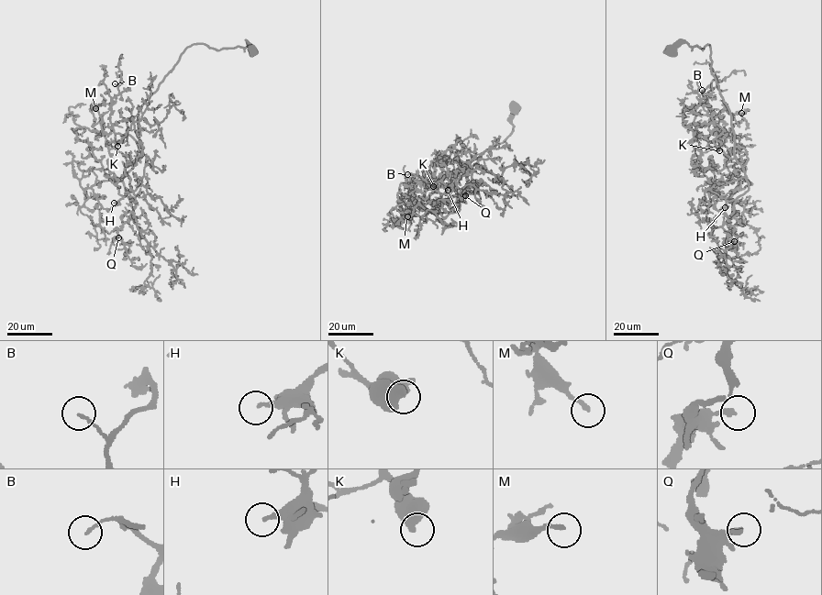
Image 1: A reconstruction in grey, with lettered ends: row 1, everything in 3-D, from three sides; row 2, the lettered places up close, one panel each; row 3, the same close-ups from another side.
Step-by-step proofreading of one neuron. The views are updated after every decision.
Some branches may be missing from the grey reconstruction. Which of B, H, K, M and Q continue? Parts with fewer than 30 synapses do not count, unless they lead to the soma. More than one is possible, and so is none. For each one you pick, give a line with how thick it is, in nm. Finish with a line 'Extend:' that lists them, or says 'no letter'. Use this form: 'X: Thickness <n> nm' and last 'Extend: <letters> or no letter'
Extend: no letter

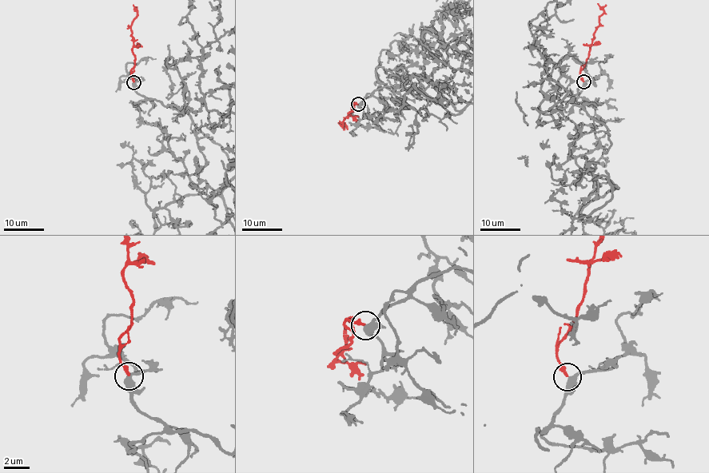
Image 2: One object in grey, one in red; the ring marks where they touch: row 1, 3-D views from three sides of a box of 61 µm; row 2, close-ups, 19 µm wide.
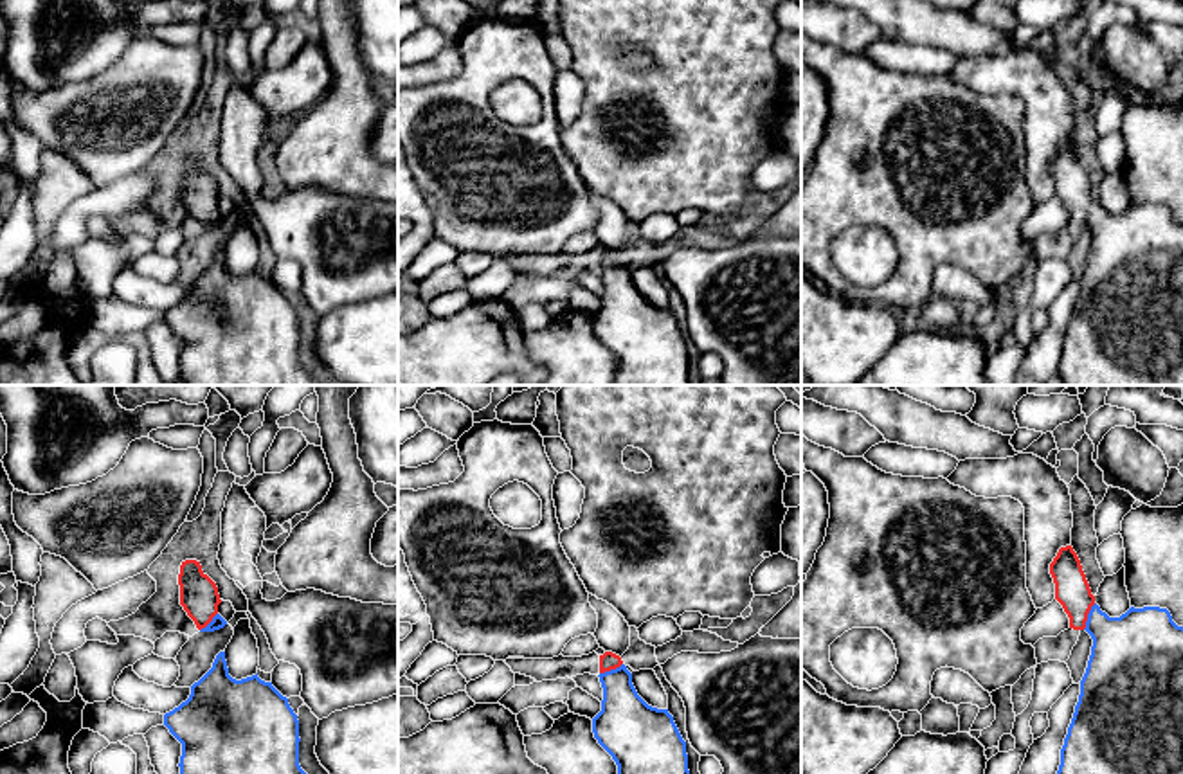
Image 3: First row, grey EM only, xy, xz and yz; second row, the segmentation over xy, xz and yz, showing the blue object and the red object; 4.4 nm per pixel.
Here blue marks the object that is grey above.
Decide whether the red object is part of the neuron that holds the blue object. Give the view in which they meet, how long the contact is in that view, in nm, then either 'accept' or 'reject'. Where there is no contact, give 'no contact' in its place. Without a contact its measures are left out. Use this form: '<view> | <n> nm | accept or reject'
yz | 130 nm | accept

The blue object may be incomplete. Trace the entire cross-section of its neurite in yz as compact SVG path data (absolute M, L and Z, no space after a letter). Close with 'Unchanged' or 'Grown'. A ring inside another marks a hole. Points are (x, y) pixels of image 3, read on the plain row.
M1071 142L1059 146L1050 171L1055 196L1070 214L1070 225L1086 227L1093 236L1079 299L1061 346L1057 374L1062 385L1183 385L1183 223L1160 203L1131 203L1120 214L1109 214L1095 200Z. Grown

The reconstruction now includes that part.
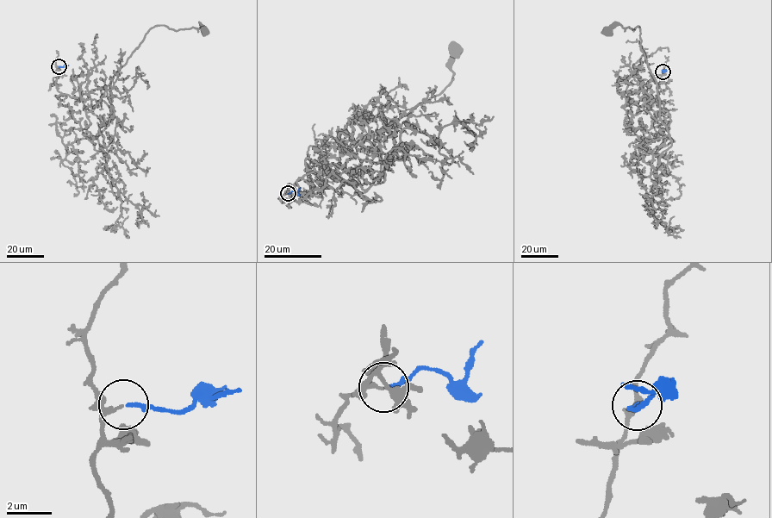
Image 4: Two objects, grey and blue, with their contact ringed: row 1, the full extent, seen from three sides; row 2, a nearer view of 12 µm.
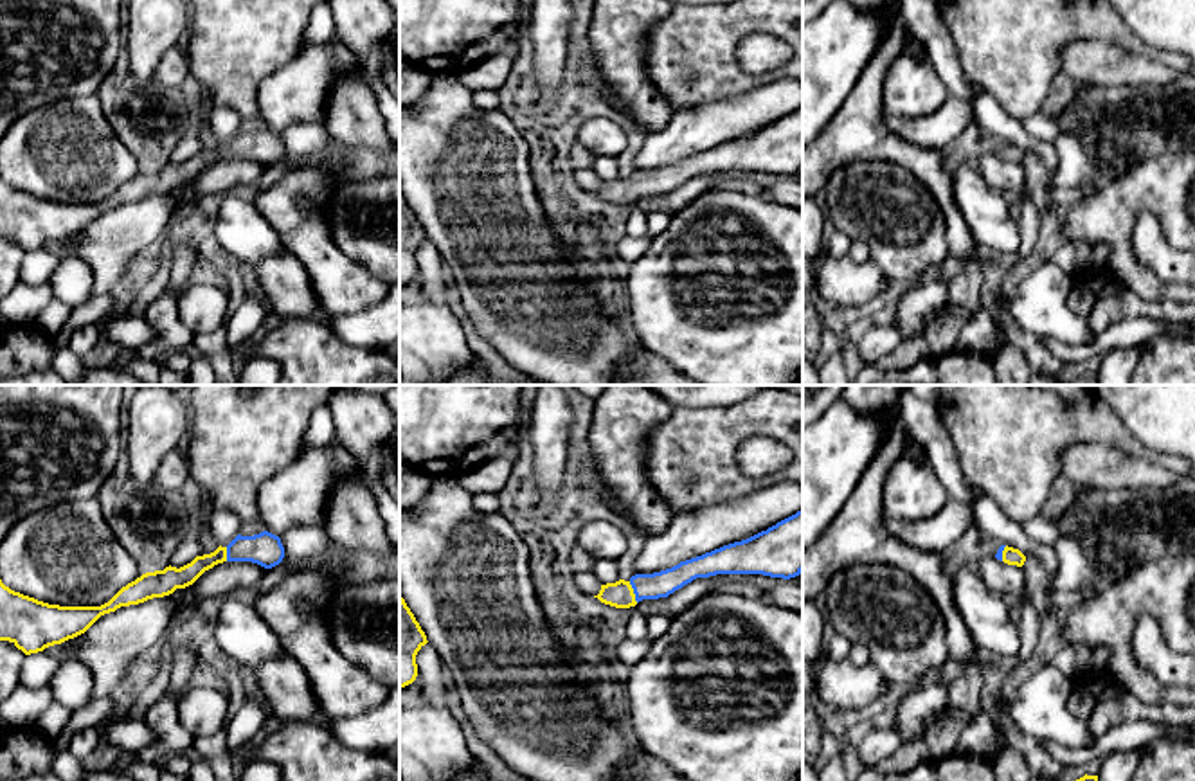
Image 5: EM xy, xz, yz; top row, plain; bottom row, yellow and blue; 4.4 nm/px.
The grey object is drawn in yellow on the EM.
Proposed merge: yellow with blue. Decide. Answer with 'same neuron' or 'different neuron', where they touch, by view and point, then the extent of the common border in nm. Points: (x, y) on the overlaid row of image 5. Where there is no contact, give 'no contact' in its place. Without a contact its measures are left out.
same neuron | xz (632, 592) | 100 nm

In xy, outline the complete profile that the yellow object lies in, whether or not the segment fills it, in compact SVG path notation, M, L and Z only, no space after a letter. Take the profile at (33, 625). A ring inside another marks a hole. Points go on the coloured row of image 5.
M268 531L254 536L238 534L227 547L220 545L214 552L196 556L180 569L169 565L164 570L142 574L101 606L49 605L11 590L0 579L0 641L13 642L25 655L38 653L85 633L101 615L121 606L139 605L185 588L218 563L252 561L272 569L283 558L284 547L279 536Z

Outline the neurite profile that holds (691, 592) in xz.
M696 578L691 583L684 585L682 588L675 590L666 597L666 603L673 614L678 614L691 606L693 603L700 601L705 594L720 588L723 581L714 578Z

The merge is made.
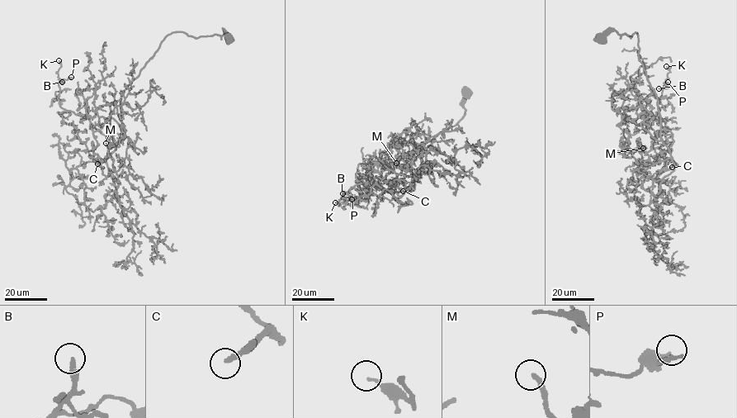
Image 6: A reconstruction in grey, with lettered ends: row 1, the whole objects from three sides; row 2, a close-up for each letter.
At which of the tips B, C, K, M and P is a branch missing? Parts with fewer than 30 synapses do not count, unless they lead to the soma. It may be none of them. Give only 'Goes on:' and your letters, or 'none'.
Goes on: C, M

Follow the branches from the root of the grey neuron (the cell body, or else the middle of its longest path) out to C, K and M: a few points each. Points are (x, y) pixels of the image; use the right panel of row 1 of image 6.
C: (601, 37), (614, 30), (630, 37), (637, 33), (638, 58), (657, 99), (660, 137), (672, 167)
K: (601, 37), (637, 33), (668, 148), (670, 131), (653, 118), (666, 66)
M: (601, 37), (637, 33), (671, 157), (644, 160), (643, 148)

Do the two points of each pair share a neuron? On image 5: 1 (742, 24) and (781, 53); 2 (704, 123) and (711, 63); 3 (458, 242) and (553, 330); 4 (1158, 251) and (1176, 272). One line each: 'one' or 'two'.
1: two
2: two
3: one
4: one

